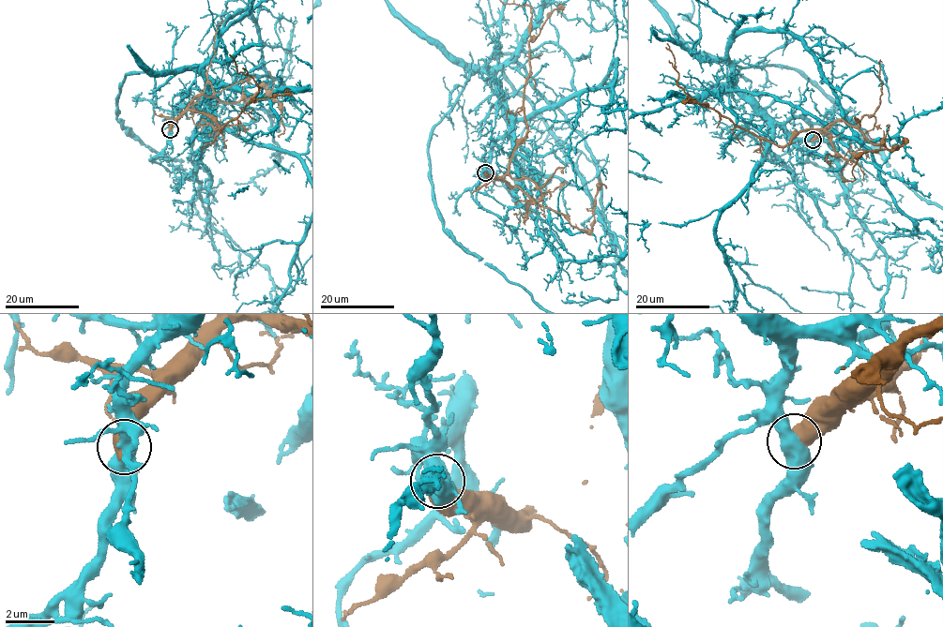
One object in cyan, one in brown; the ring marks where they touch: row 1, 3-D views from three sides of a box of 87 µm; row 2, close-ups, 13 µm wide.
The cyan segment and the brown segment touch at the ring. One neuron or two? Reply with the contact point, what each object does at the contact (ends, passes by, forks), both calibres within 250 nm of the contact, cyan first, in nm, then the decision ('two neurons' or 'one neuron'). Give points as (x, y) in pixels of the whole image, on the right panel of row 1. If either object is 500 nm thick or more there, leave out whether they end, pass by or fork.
at (813, 140); 600 nm thick on the cyan side, 650 nm on the other; two neurons

